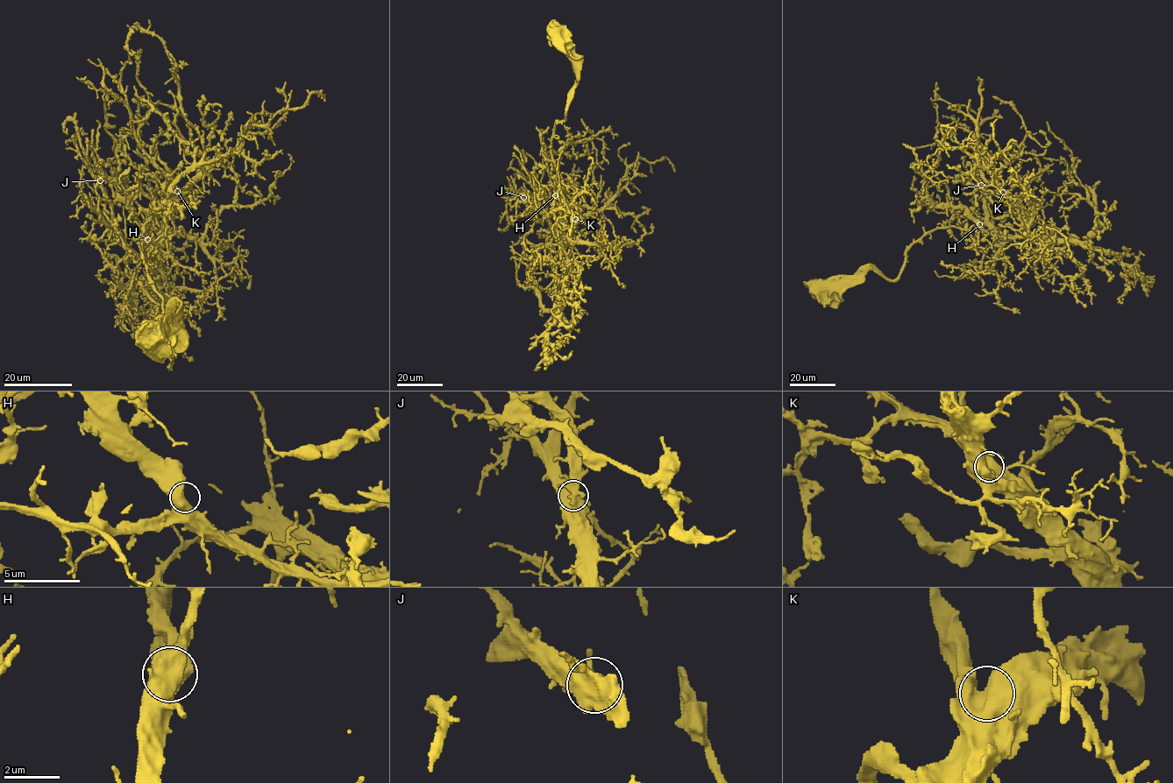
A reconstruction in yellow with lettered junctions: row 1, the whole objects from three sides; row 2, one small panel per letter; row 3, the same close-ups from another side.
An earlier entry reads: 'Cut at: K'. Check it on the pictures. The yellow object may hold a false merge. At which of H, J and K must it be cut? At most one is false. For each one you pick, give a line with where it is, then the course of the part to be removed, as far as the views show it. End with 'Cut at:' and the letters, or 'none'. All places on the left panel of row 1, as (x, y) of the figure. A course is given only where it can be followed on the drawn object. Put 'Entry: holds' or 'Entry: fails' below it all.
Cut at: none
Entry: fails

